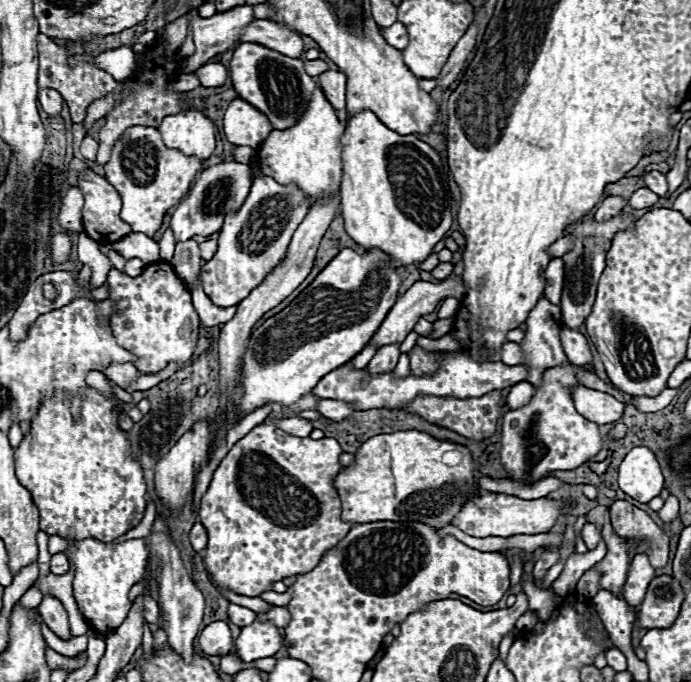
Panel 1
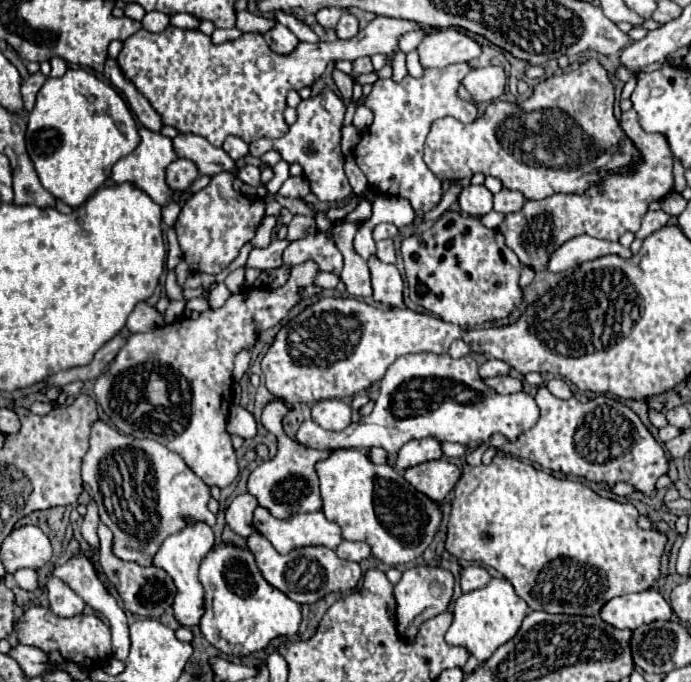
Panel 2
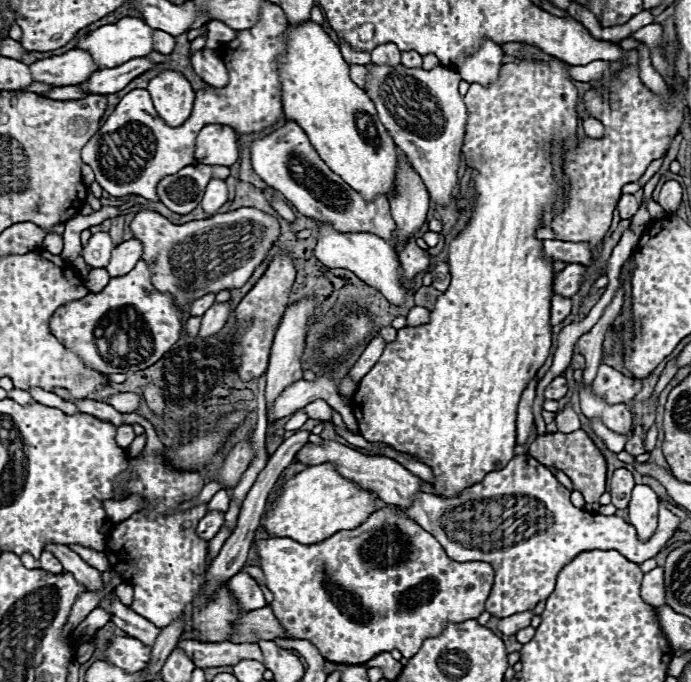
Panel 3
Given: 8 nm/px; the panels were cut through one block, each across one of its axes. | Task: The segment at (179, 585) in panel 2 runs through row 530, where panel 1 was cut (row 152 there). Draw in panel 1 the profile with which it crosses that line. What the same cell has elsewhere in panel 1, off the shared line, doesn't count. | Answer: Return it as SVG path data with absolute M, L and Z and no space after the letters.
M180 112L166 116L160 124L162 140L168 148L180 150L184 156L206 160L216 146L214 124L200 112Z

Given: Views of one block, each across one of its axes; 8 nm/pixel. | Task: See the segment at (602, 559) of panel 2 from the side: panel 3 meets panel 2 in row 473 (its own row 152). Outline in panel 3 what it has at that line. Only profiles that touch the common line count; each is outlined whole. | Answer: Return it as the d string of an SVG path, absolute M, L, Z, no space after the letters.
M522 58L520 64L504 64L500 68L498 78L490 86L478 86L470 84L468 94L464 96L464 104L468 108L468 122L466 122L466 134L462 144L464 160L476 170L474 184L476 184L476 206L472 210L472 218L466 224L466 228L450 242L450 254L448 254L448 266L452 274L452 282L448 290L436 298L436 306L430 314L428 324L420 324L414 328L402 328L398 330L398 336L394 342L386 344L382 356L378 362L370 368L370 372L360 380L350 408L360 424L360 434L368 442L384 442L392 446L398 452L410 454L420 458L426 466L432 468L434 474L434 490L438 496L458 496L464 488L470 488L472 484L480 484L488 472L494 472L496 468L504 468L508 460L514 458L514 446L516 446L516 408L522 396L522 390L526 388L528 380L538 372L538 368L544 364L548 352L550 352L550 298L552 298L552 260L546 260L542 256L542 240L534 238L534 230L540 228L544 218L544 208L552 208L554 202L560 196L560 182L554 178L552 164L548 162L548 148L552 144L562 144L564 140L570 140L576 136L578 128L578 114L576 114L576 102L578 92L570 78L570 64L566 62L544 62L534 58Z

